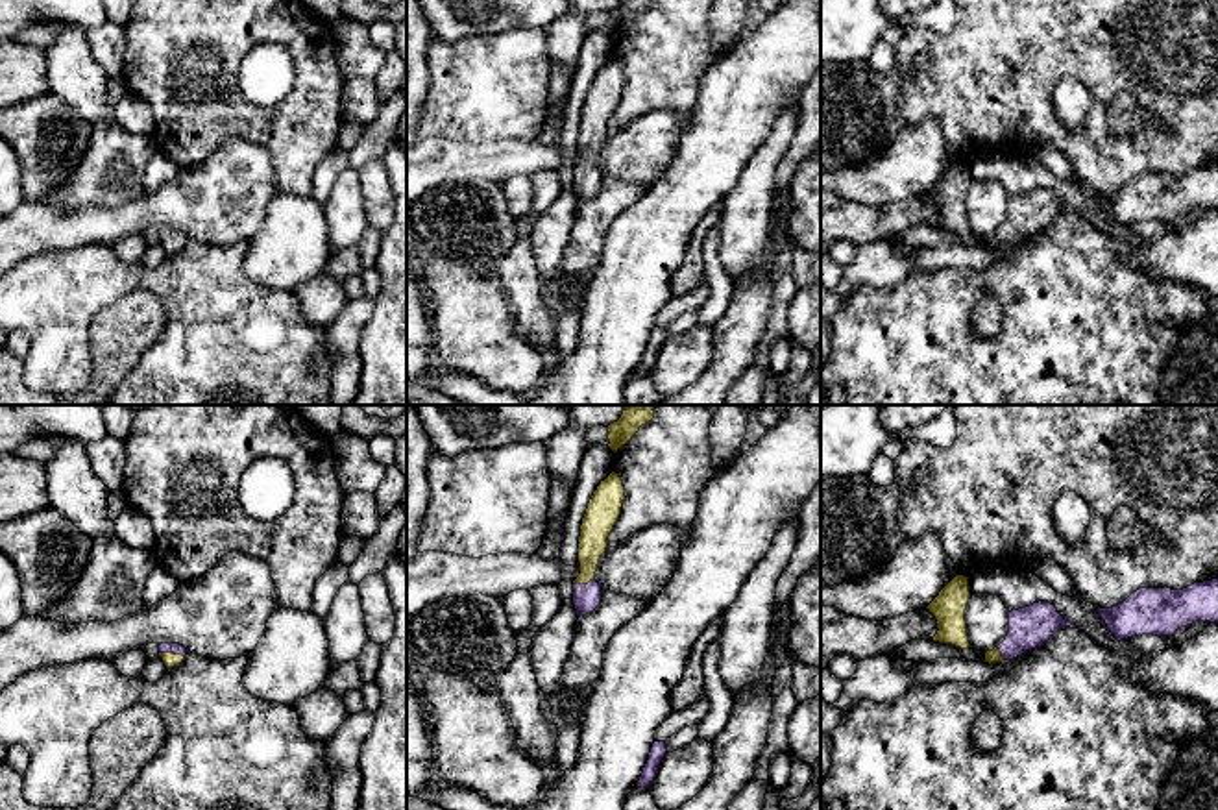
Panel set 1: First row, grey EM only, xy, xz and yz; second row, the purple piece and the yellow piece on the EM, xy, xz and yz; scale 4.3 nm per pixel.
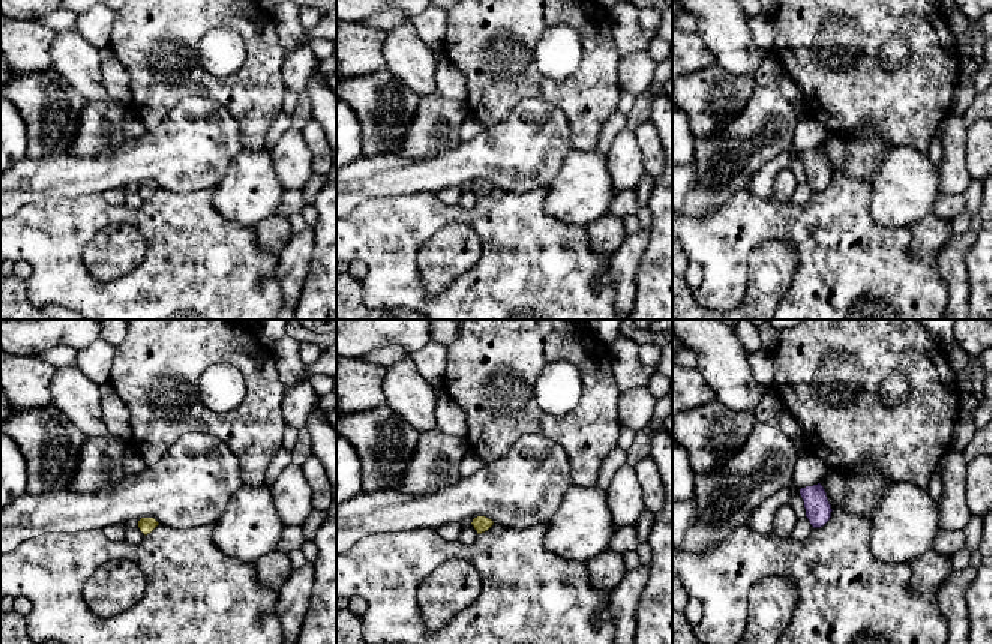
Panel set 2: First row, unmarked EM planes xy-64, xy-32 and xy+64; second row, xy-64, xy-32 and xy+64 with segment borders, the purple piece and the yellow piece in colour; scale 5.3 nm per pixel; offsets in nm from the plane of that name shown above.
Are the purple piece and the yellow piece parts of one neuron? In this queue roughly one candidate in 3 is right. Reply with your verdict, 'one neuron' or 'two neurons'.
one neuron

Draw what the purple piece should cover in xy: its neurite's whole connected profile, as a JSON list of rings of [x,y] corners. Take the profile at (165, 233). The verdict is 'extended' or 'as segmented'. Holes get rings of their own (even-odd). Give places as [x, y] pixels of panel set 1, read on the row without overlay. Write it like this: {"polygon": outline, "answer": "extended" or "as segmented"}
{"polygon": [[[161,229],[159,242],[163,244],[166,253],[174,253],[185,246],[187,235],[179,229]]], "answer": "extended"}

